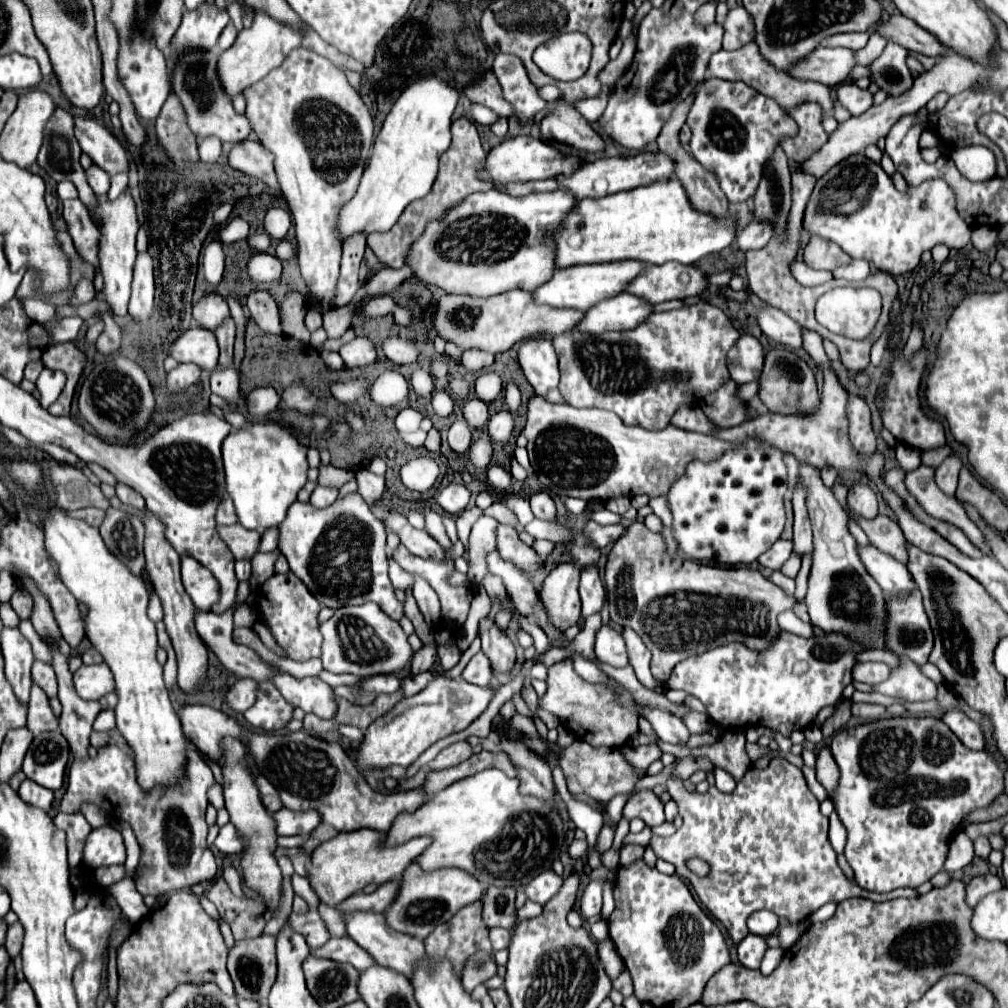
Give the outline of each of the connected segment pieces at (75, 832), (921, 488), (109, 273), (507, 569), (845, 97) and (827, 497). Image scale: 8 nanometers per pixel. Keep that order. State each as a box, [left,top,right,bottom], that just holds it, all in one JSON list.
[[55,812,93,868],[905,466,989,554],[91,188,139,316],[489,552,563,640],[837,82,873,116],[799,464,885,648]]

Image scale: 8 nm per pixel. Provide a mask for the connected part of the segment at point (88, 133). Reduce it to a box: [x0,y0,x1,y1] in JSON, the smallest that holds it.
[75,116,129,176]

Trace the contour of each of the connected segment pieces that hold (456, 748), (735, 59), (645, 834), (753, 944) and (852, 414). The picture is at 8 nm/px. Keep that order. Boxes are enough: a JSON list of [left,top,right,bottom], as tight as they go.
[[429,742,473,770],[707,44,831,114],[623,826,652,847],[739,934,767,970],[847,396,877,454]]

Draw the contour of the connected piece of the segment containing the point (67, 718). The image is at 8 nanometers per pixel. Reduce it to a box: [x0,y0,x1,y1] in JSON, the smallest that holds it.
[51,646,101,760]

